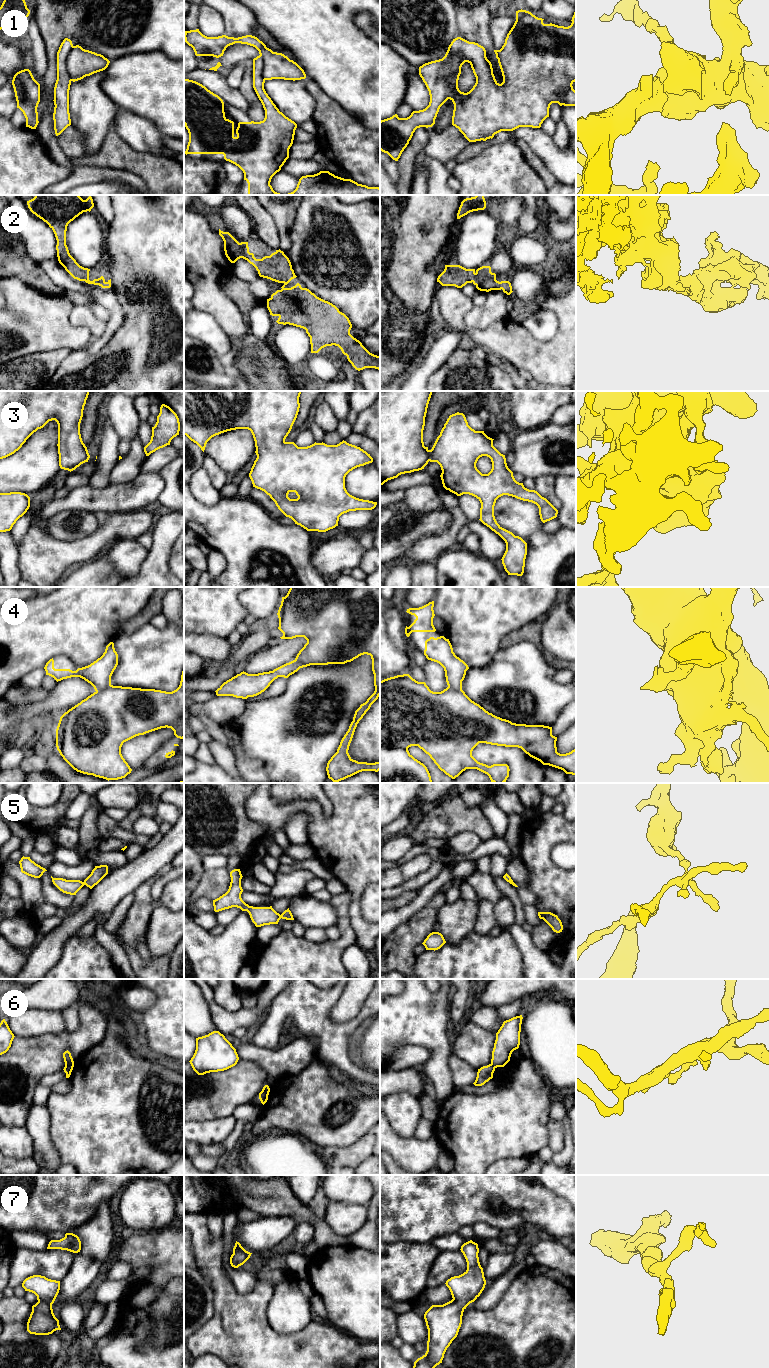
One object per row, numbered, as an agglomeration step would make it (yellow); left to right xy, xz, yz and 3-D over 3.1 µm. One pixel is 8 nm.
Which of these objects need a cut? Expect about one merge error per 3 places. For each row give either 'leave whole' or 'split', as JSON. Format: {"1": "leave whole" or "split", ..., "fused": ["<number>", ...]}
{"1": "leave whole", "2": "leave whole", "3": "leave whole", "4": "split", "5": "split", "6": "split", "7": "leave whole", "fused": ["4", "5", "6"]}

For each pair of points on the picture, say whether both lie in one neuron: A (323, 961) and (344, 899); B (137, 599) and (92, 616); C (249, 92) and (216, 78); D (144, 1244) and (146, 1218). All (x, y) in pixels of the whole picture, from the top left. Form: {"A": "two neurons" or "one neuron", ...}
{"A": "one neuron", "B": "one neuron", "C": "two neurons", "D": "two neurons"}

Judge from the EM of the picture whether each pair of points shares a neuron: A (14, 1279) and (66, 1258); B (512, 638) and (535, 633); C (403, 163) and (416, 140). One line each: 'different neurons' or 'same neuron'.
A: same neuron
B: same neuron
C: same neuron

